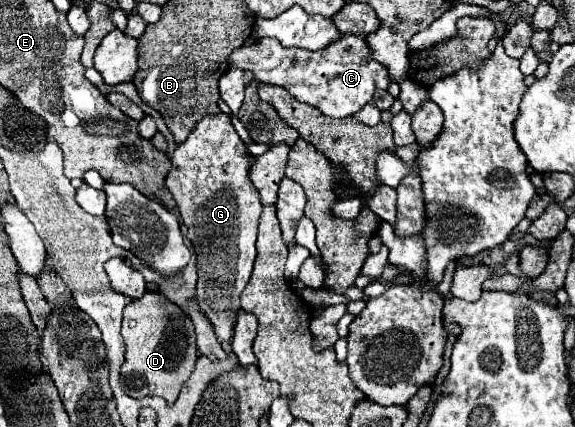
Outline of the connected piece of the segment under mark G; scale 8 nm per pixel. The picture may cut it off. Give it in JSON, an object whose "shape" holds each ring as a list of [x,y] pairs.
{"shape":[[[217,113],[217,115],[205,115],[189,133],[187,141],[179,143],[173,159],[171,159],[171,171],[165,179],[165,187],[171,191],[173,199],[177,201],[177,209],[181,213],[183,223],[187,225],[187,237],[191,239],[195,253],[197,253],[197,301],[207,315],[207,319],[213,323],[215,333],[223,345],[229,345],[233,337],[233,323],[235,323],[235,311],[239,311],[239,295],[245,289],[249,275],[253,271],[255,261],[255,241],[257,241],[257,227],[259,227],[259,215],[263,205],[259,205],[259,191],[255,191],[255,185],[251,183],[251,163],[255,161],[255,155],[247,151],[247,145],[237,135],[231,115]]]}

